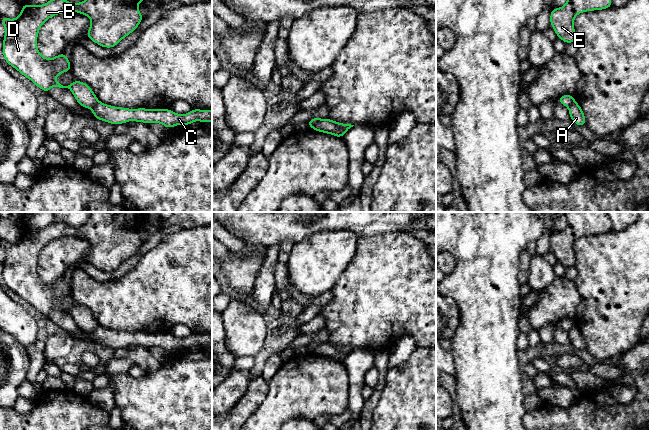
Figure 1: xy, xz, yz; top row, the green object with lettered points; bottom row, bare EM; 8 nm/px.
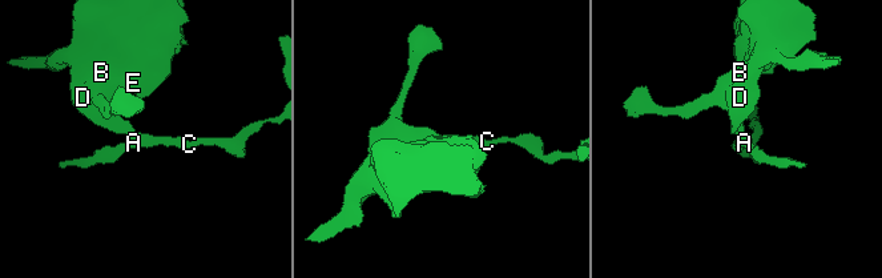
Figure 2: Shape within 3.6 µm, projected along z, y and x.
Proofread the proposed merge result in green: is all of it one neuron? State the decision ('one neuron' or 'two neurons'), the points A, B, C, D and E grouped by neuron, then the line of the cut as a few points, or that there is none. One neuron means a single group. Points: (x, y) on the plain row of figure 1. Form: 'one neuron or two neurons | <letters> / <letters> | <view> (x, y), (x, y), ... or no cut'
two neurons | A C / B D E | xy (99, 326), (90, 332)

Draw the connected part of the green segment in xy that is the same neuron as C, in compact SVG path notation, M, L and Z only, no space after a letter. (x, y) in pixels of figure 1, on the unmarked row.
M99 326L91 332L95 343L112 349L125 348L128 345L160 347L170 353L177 349L189 350L194 345L212 346L212 334L193 332L187 338L177 338L169 333L123 332Z

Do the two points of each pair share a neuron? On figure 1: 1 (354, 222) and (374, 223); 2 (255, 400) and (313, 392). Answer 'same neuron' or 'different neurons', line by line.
1: same neuron
2: different neurons

